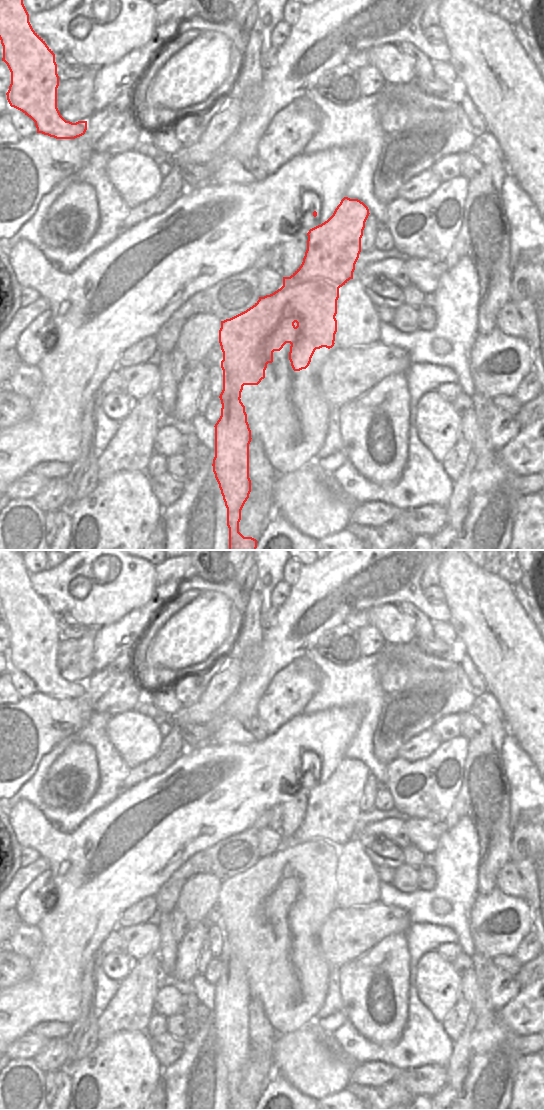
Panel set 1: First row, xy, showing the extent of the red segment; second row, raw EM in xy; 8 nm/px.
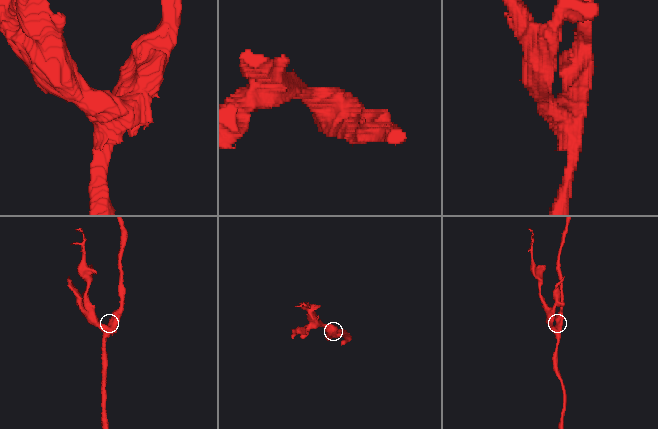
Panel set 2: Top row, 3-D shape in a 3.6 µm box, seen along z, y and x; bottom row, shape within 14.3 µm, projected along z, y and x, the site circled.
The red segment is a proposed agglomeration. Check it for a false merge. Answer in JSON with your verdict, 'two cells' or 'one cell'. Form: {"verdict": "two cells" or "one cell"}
{"verdict": "two cells"}

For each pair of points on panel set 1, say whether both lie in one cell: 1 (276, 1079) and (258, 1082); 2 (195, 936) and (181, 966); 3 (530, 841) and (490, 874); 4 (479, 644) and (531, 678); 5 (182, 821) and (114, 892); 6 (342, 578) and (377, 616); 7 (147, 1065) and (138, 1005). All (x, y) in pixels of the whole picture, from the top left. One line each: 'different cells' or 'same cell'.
1: different cells
2: same cell
3: different cells
4: same cell
5: same cell
6: different cells
7: different cells

